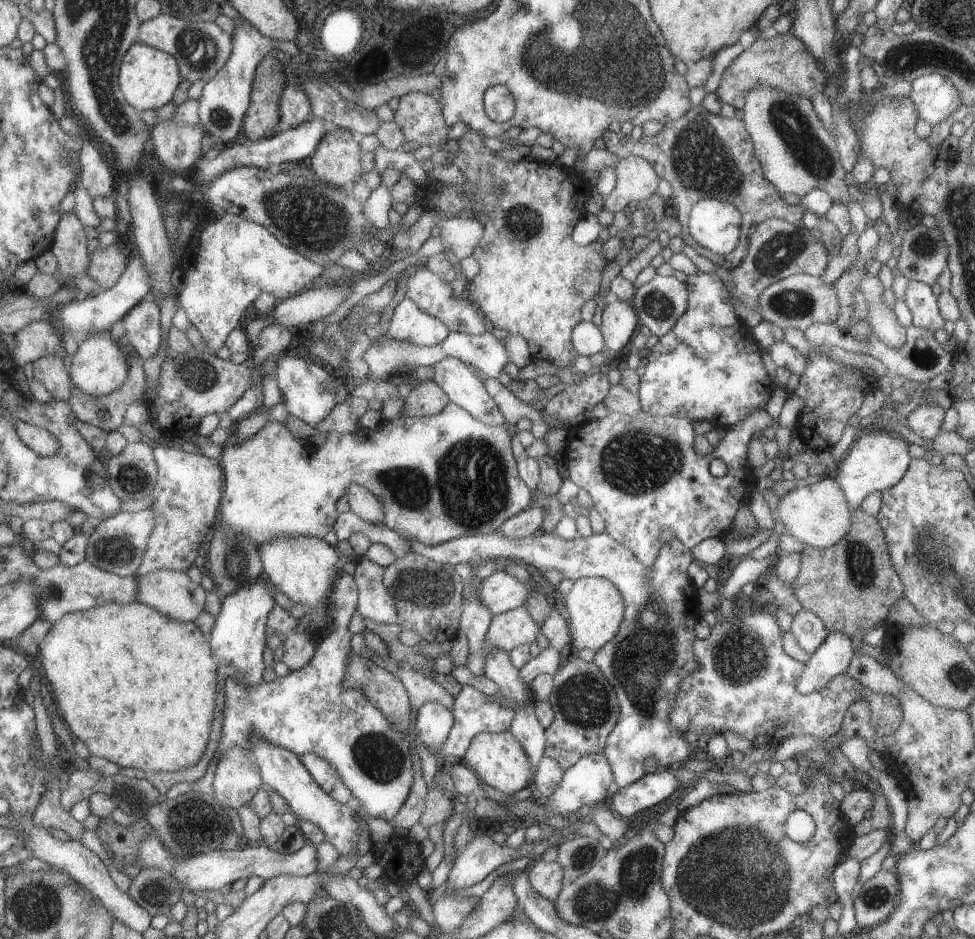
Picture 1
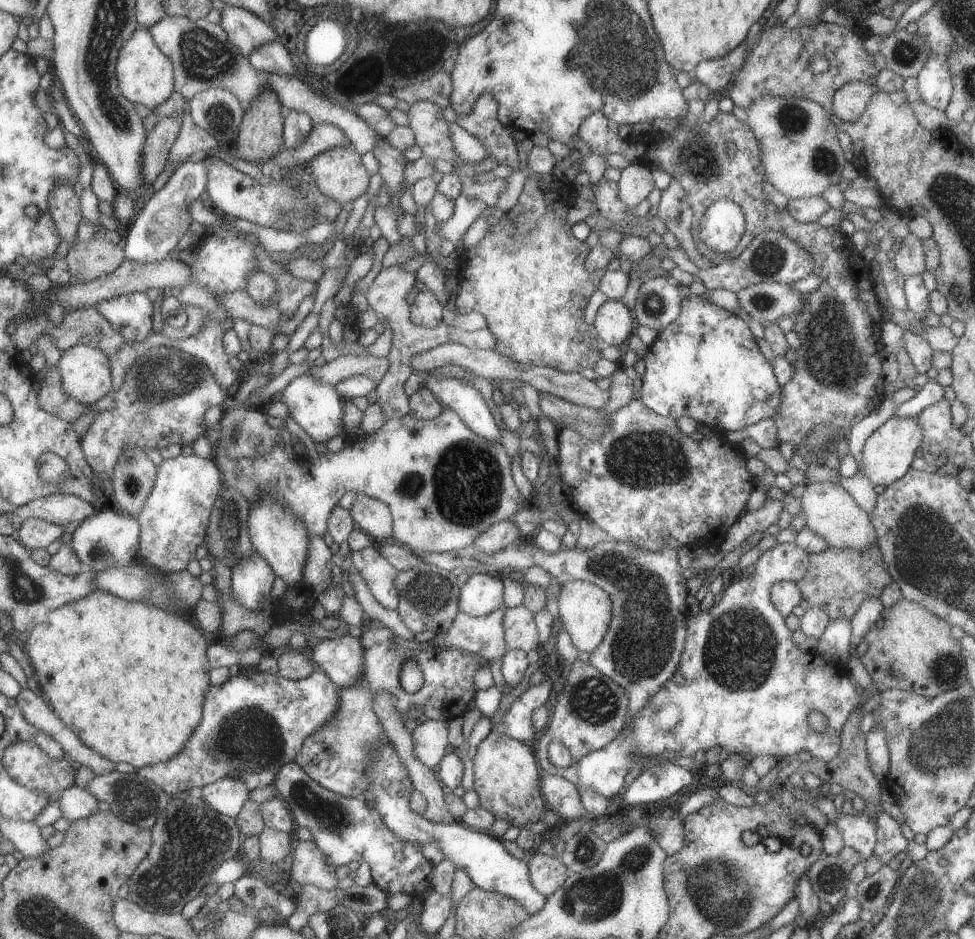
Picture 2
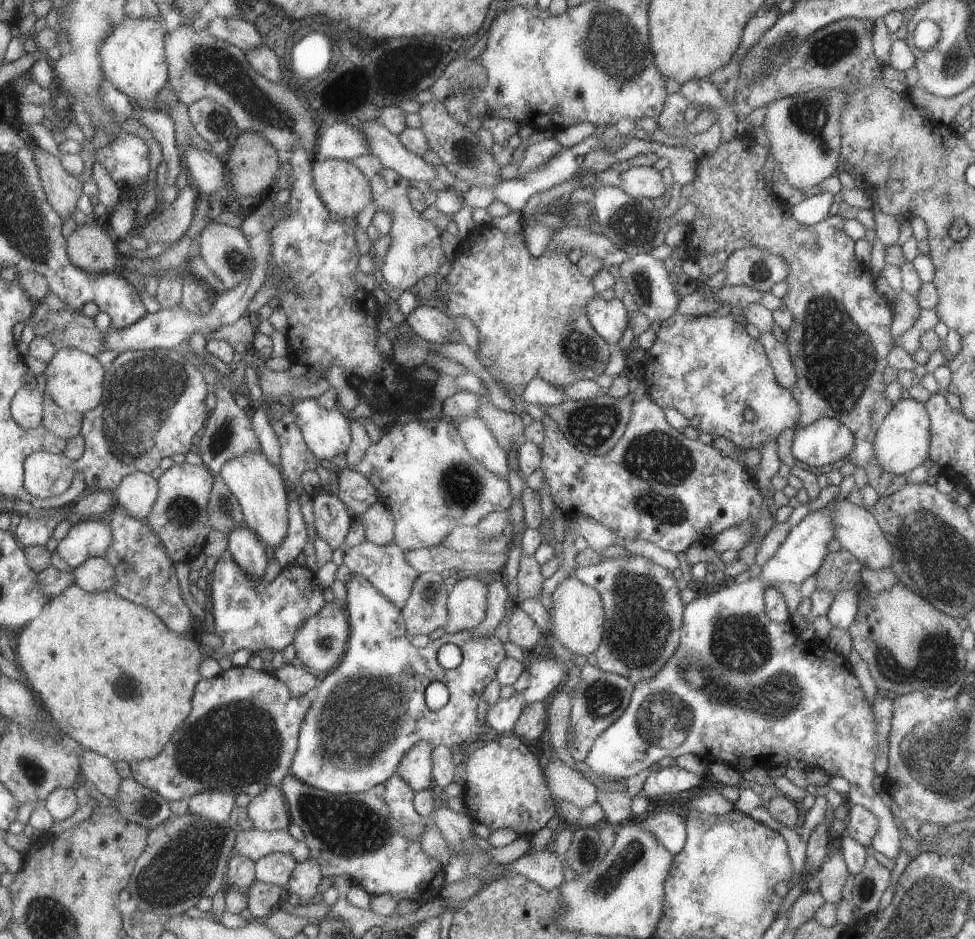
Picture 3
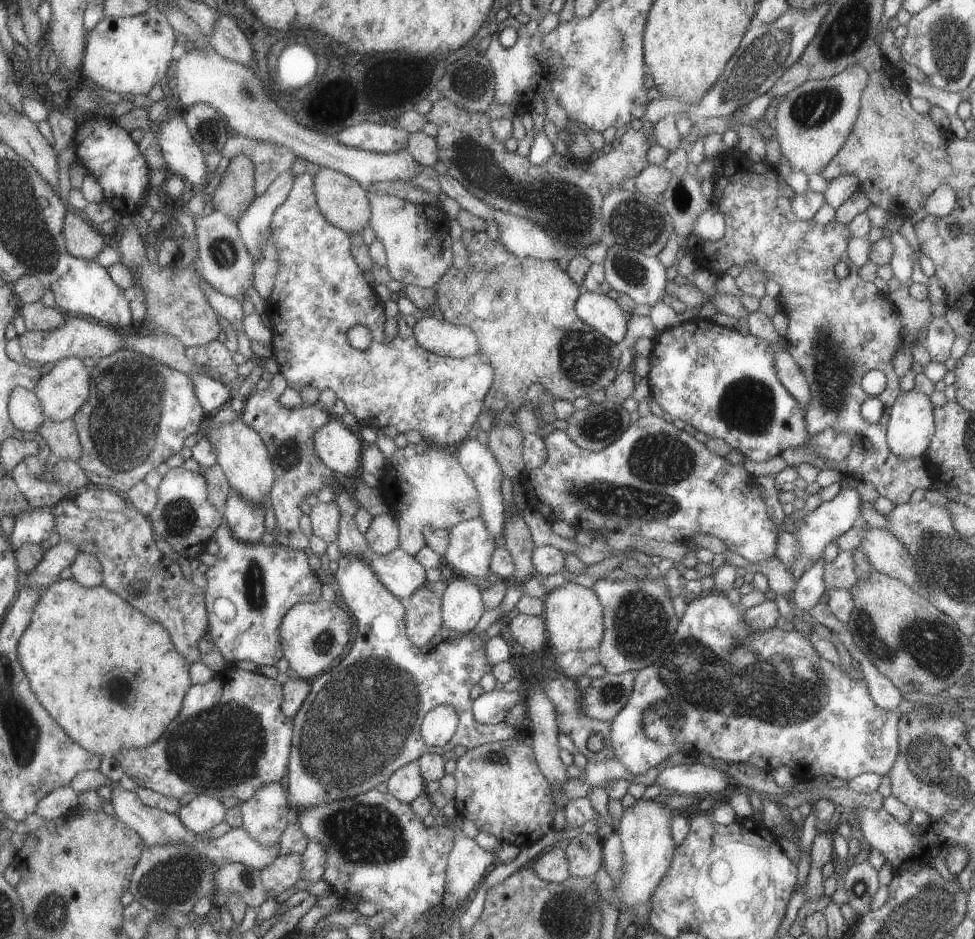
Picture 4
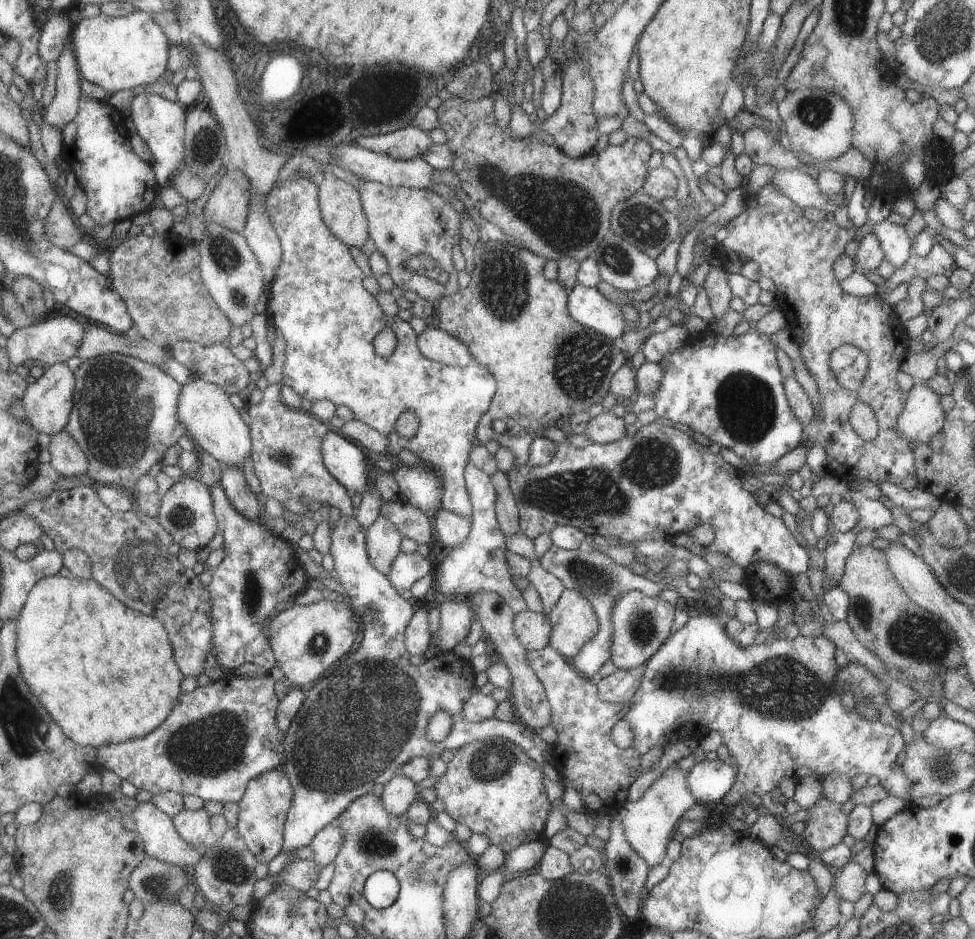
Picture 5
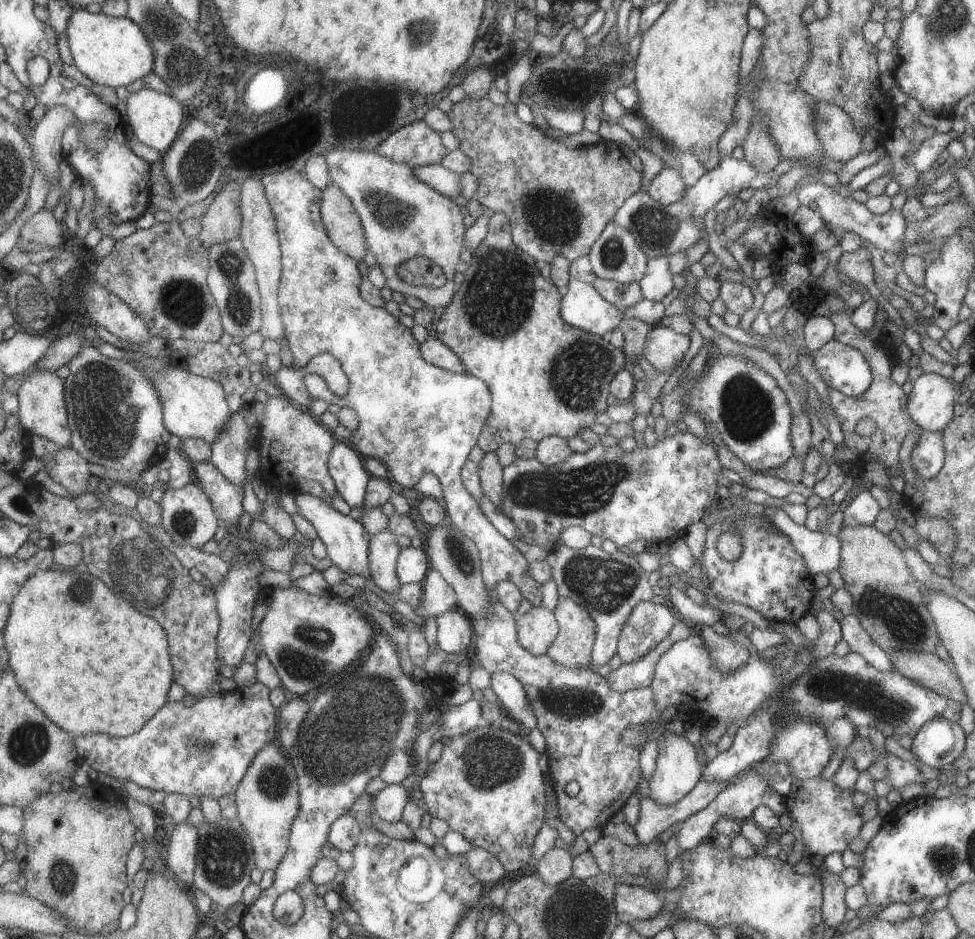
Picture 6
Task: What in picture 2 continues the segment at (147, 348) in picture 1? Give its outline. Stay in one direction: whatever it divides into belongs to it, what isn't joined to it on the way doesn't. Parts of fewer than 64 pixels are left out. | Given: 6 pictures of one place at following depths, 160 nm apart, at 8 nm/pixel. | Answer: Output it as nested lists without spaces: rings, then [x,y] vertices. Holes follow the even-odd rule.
[[[145,293],[115,296],[97,308],[126,342],[139,343],[152,332],[152,302]]]

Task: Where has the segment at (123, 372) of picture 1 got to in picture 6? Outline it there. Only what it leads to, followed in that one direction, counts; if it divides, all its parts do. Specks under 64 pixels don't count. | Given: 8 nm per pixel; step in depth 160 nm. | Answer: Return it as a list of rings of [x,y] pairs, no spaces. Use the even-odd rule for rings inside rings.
[[[35,368],[32,375],[18,390],[20,400],[20,417],[25,428],[31,434],[43,436],[59,447],[68,449],[72,446],[72,430],[66,405],[66,382],[51,371]]]

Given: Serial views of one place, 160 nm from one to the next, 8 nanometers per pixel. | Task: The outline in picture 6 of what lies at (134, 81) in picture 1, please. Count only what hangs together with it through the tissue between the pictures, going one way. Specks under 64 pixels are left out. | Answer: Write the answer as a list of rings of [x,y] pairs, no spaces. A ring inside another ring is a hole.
[[[86,8],[77,9],[65,33],[74,64],[88,77],[88,82],[111,88],[125,87],[152,70],[153,51],[150,42],[145,40],[141,29],[126,16],[112,17],[103,12],[89,12]]]

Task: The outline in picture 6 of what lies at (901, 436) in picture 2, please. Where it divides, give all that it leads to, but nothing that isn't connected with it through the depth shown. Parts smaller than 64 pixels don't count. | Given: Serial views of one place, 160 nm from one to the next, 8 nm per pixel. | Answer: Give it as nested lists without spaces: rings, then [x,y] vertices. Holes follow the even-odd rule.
[[[921,373],[912,382],[907,412],[919,429],[940,431],[953,418],[954,384],[935,373]]]

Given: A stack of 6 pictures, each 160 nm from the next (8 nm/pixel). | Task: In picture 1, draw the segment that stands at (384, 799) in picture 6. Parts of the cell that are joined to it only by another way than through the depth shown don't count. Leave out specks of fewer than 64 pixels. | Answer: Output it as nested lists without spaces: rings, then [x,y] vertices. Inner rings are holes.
[[[426,702],[415,716],[416,741],[435,755],[441,748],[453,726],[453,711],[436,702]]]

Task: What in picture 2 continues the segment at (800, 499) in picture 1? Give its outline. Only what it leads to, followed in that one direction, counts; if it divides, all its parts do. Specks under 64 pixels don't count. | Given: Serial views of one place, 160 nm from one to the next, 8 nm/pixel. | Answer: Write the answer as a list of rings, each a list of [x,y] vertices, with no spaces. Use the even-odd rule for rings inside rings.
[[[814,482],[805,485],[798,514],[803,515],[804,528],[822,538],[828,547],[867,550],[867,548],[871,548],[871,544],[876,544],[875,530],[871,526],[870,516],[837,484]]]

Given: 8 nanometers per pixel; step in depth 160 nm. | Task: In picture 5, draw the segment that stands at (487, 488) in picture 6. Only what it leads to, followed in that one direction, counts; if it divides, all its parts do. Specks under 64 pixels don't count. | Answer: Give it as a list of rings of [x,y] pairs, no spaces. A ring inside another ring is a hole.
[[[497,470],[490,474],[490,481],[495,491],[494,509],[499,528],[505,535],[519,531],[517,509],[506,474]]]

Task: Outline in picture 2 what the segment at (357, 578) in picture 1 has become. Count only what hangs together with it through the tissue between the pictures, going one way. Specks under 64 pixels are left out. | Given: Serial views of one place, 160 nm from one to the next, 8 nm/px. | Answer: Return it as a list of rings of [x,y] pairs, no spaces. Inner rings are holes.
[[[376,545],[354,551],[351,561],[375,601],[384,609],[396,610],[399,598],[393,578],[398,571],[377,552]]]

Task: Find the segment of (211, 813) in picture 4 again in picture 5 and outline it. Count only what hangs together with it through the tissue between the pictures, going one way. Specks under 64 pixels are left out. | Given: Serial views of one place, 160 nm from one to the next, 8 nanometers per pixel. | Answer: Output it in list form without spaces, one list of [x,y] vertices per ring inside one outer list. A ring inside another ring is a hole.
[[[203,808],[194,811],[181,809],[175,816],[172,816],[171,820],[177,834],[189,843],[189,846],[197,848],[205,845],[212,836],[209,817]]]

